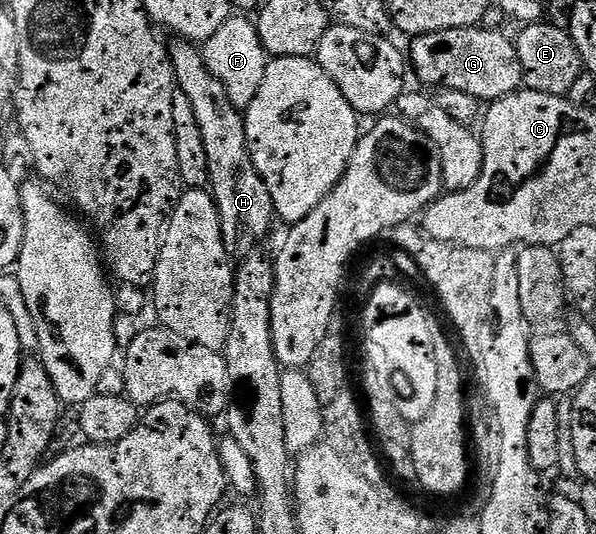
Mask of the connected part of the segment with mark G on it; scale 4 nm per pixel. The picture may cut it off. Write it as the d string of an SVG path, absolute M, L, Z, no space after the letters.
M480 25L459 26L416 35L410 41L413 43L409 46L409 62L413 65L418 80L426 82L429 86L437 86L436 88L463 92L471 100L477 100L477 98L492 100L501 98L504 94L512 94L523 82L514 39L512 37L508 38L505 34L500 34L497 30L481 29L485 28Z

